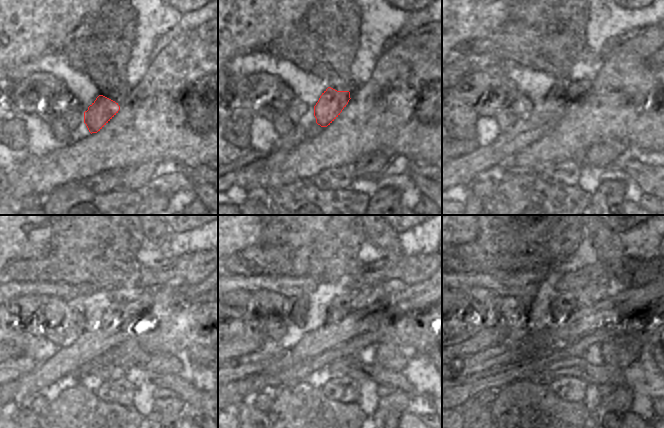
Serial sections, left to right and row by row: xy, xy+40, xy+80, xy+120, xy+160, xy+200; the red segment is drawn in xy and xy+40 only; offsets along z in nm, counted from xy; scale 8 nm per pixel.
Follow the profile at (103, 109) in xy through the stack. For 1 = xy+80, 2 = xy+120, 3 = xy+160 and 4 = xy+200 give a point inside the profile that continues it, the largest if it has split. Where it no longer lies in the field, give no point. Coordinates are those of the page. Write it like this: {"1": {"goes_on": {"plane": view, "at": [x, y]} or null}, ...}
{"1": {"goes_on": {"plane": "xy+80", "at": [554, 102]}}, "2": {"goes_on": {"plane": "xy+120", "at": [108, 316]}}, "3": {"goes_on": {"plane": "xy+160", "at": [340, 306]}}, "4": {"goes_on": {"plane": "xy+200", "at": [560, 308]}}}

